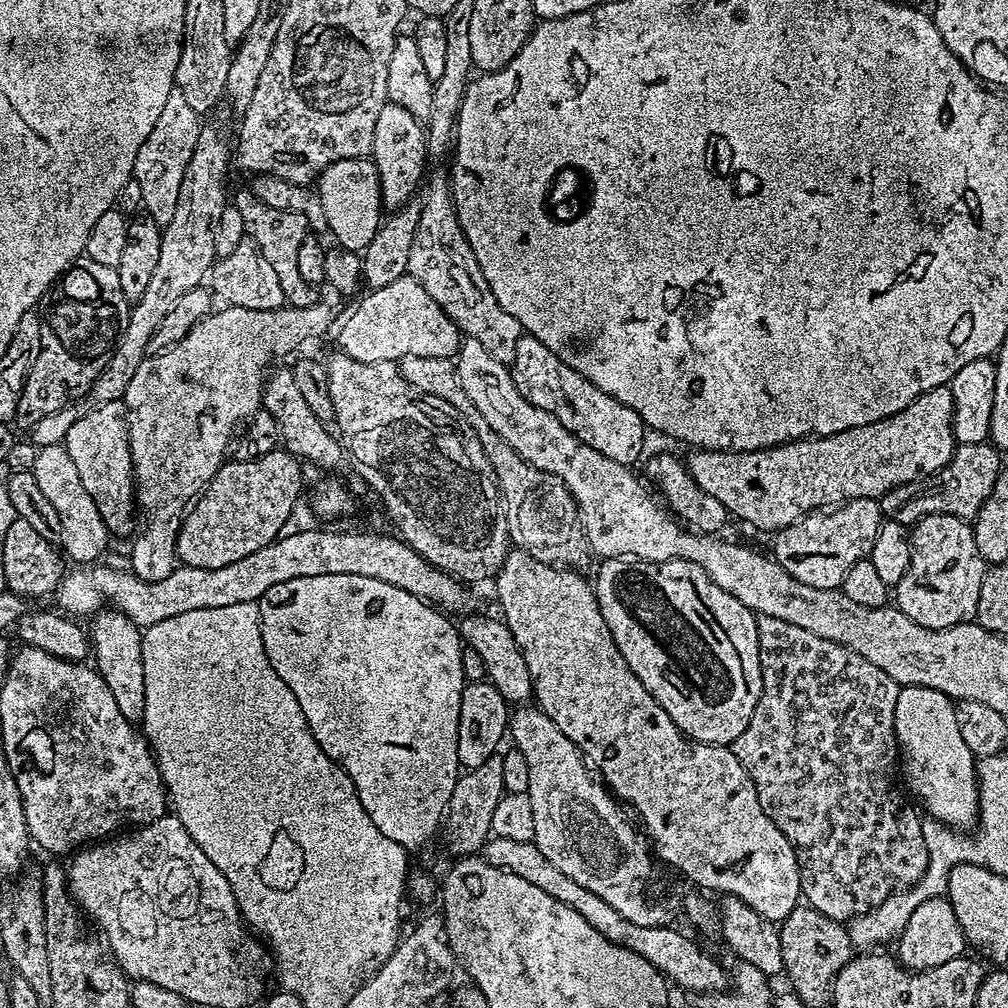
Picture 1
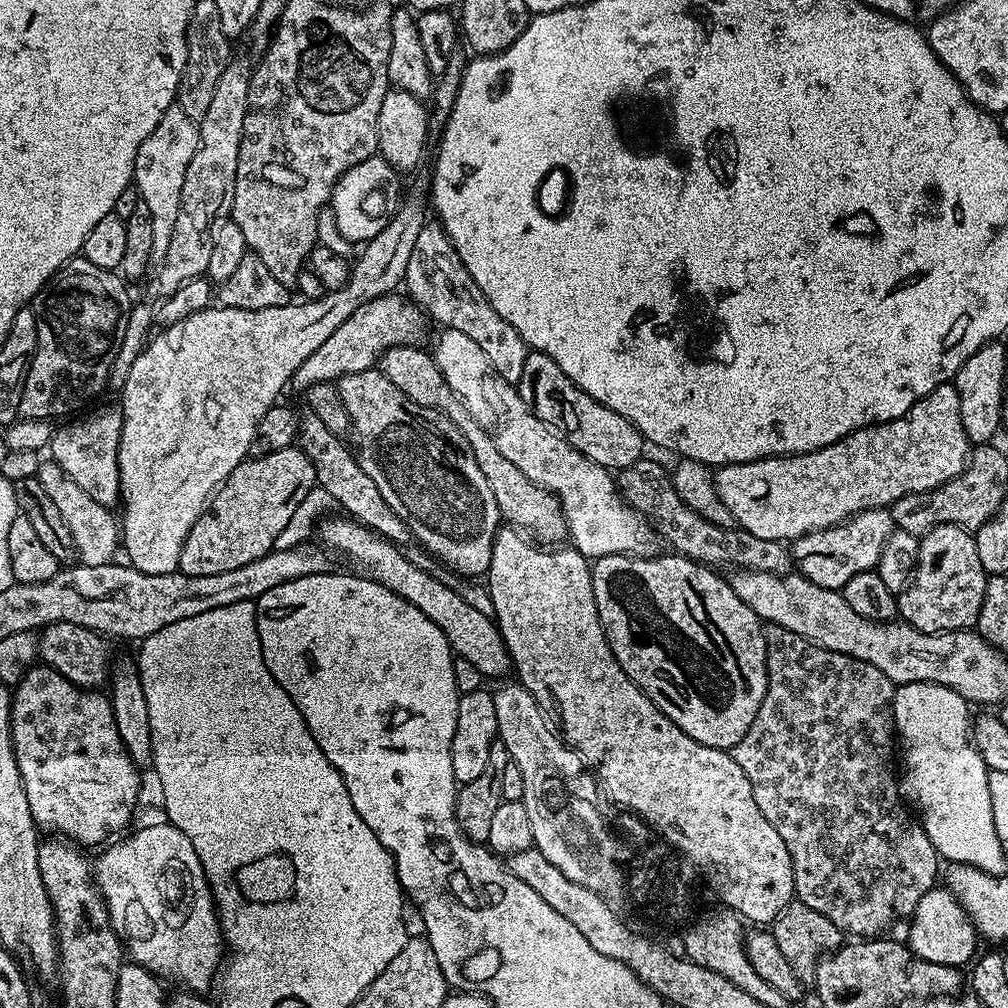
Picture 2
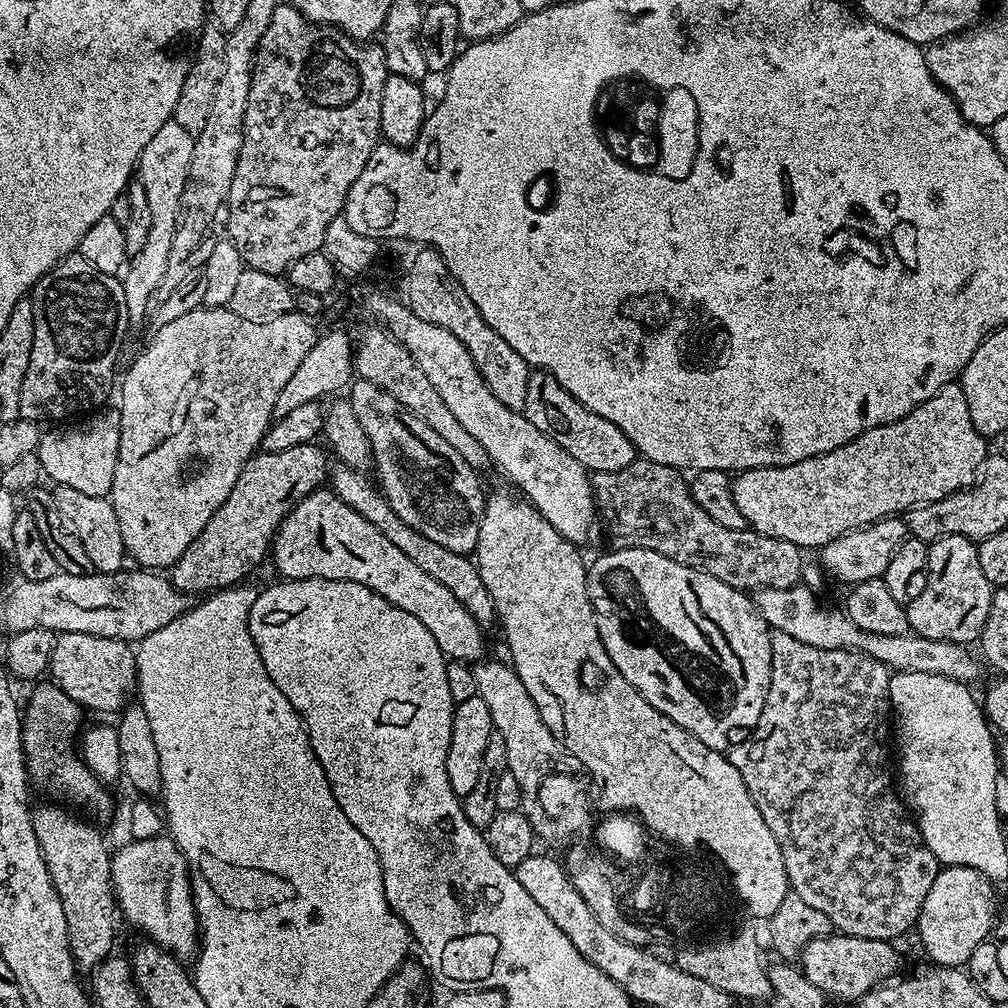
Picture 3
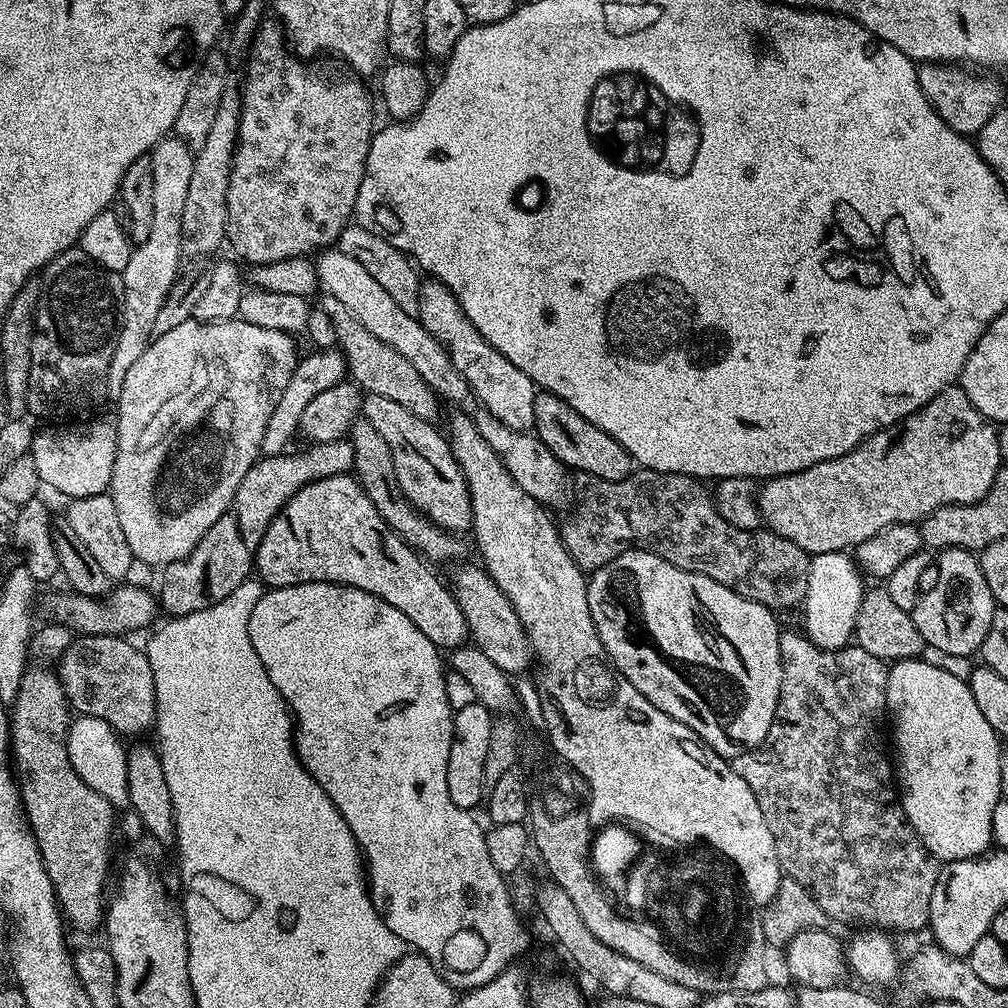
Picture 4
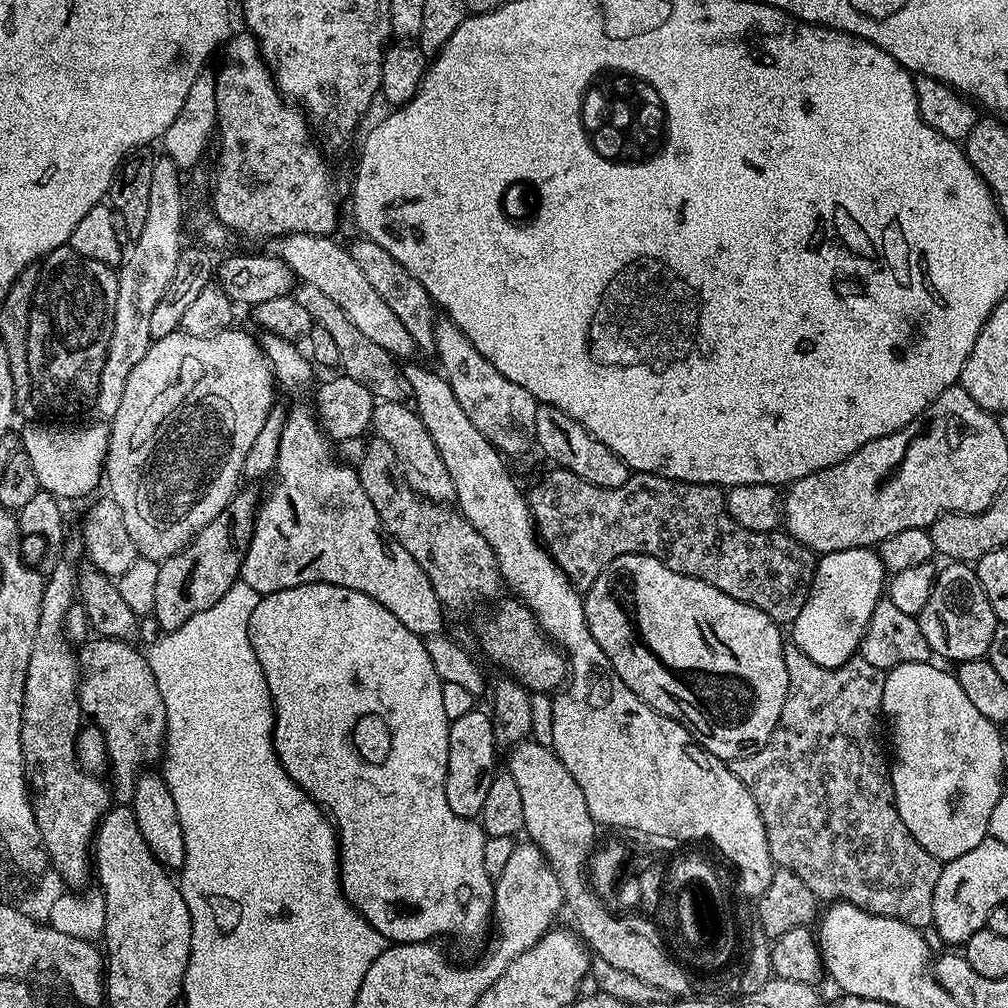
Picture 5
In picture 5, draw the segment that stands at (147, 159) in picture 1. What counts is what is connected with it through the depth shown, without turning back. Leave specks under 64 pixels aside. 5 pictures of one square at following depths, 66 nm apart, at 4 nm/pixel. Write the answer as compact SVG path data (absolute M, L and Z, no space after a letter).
M169 158L157 159L154 166L154 175L150 181L150 207L146 213L146 226L142 226L142 234L135 237L134 243L136 244L127 253L126 259L119 265L118 268L118 302L114 306L114 330L110 334L110 350L106 350L106 362L102 362L102 378L100 379L100 389L96 395L96 402L94 405L94 412L97 412L97 417L111 418L114 414L118 414L118 406L122 402L122 393L126 391L126 378L130 378L130 370L134 370L134 366L138 366L138 362L142 362L142 358L146 358L146 350L153 342L152 335L150 334L150 313L153 312L154 306L158 306L158 301L162 298L162 294L166 294L166 286L170 286L170 282L174 282L174 274L178 270L178 258L182 251L184 240L184 188L180 185L180 176L182 170Z

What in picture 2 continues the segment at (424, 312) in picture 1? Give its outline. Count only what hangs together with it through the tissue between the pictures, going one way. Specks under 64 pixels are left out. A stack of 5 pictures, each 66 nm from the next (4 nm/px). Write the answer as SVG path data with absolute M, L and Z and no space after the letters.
M379 296L374 298L374 302L366 302L366 306L358 306L358 310L354 310L354 314L350 314L350 318L346 318L346 322L342 322L342 326L338 326L338 330L334 330L334 334L330 334L330 338L326 338L310 358L306 358L306 362L302 362L302 366L298 366L290 381L291 387L307 390L312 384L339 382L346 374L358 374L373 367L388 348L403 344L423 345L429 321L419 304L401 296Z

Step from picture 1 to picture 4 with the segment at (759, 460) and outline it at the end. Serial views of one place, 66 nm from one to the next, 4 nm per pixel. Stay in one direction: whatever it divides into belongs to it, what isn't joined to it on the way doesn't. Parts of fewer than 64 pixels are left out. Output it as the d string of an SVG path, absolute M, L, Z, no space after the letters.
M953 386L942 389L929 404L906 419L867 436L854 450L801 472L763 481L758 488L760 519L767 531L790 538L812 556L847 553L866 542L866 538L874 538L878 530L895 524L916 524L947 504L978 502L990 490L1001 467L997 425L978 414L963 390Z

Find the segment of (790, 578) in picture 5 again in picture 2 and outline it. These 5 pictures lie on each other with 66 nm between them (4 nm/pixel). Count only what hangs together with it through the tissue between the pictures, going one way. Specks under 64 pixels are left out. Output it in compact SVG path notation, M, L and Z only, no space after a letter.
M642 458L638 462L634 462L628 468L619 469L618 475L615 477L616 487L622 493L625 500L632 507L638 509L648 519L652 525L657 537L661 541L664 540L669 544L673 553L681 556L687 556L689 560L695 560L697 564L705 566L720 566L716 564L732 564L736 563L741 569L749 568L755 572L769 572L770 574L778 574L779 576L789 575L793 571L792 553L781 541L763 540L762 538L754 538L754 534L741 531L740 544L731 535L731 531L714 526L710 522L706 522L706 518L702 518L700 514L694 510L690 510L690 506L686 506L686 502L682 502L682 498L678 498L678 490L674 490L672 478L669 469L663 468L656 460L648 460Z

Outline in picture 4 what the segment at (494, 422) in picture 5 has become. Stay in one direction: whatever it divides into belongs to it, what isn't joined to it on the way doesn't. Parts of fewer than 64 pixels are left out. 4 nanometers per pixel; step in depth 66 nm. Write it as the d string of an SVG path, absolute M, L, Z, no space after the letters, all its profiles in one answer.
M435 278L425 279L421 283L418 319L421 326L448 351L448 357L468 384L473 397L477 401L480 399L479 407L483 411L516 432L529 431L535 425L534 402L538 389L534 381L521 368L514 366L510 358L494 350L494 346L490 346L482 334L478 334L474 322L466 318L462 306L456 301L455 294Z

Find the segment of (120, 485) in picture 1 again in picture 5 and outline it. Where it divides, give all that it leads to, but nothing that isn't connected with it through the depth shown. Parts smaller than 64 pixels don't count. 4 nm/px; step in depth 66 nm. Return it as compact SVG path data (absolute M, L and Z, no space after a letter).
M60 422L64 424L28 424L24 428L24 440L22 436L22 450L27 458L30 458L30 464L33 467L34 475L37 479L39 487L43 491L48 492L52 496L59 498L61 501L76 500L79 496L88 496L95 490L99 484L102 484L102 477L106 472L106 461L108 459L108 433L110 431L109 425L104 422L96 422L100 424L72 424L76 422Z

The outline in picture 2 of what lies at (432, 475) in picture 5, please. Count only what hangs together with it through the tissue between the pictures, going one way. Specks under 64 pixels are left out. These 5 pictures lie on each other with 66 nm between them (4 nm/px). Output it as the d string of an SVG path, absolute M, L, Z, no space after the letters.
M375 367L358 374L346 374L339 380L338 387L342 406L346 408L346 414L350 414L354 436L356 432L356 460L362 470L370 474L390 510L406 522L415 543L420 543L430 555L437 556L446 567L464 576L483 577L490 566L494 538L502 527L502 517L494 490L490 490L490 482L486 482L486 474L482 474L478 462L474 462L474 454L466 447L458 429L439 428L428 417L431 415L422 414L411 400L405 400L402 390Z

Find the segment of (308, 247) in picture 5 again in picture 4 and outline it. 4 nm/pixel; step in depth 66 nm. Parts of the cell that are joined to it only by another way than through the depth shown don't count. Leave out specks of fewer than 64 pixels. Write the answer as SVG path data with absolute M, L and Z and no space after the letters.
M336 246L321 251L315 257L314 263L319 287L324 288L327 295L338 298L338 302L342 302L342 306L346 306L346 310L354 314L354 318L362 322L362 326L366 326L370 334L374 334L374 338L382 338L382 342L394 346L394 350L398 350L398 354L402 354L402 358L406 358L406 362L410 362L410 366L414 366L414 370L422 374L422 378L437 397L443 401L449 400L452 404L464 404L473 399L472 391L453 366L448 351L421 326L413 313L402 310L401 306L382 290L381 283L372 278L361 263L340 252Z

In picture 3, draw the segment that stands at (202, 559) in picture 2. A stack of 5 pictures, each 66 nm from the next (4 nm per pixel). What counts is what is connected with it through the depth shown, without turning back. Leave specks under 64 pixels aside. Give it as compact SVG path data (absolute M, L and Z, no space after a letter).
M315 443L290 446L281 452L257 451L242 466L230 498L206 522L202 534L186 546L186 554L170 569L172 584L180 592L212 594L239 585L269 555L272 539L292 508L325 483L329 457Z

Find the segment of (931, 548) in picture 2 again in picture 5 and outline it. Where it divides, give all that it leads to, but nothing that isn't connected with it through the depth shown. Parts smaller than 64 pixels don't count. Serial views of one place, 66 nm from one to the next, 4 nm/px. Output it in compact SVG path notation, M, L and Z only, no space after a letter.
M948 562L943 566L936 573L936 584L918 617L922 638L926 638L937 657L945 656L953 662L987 657L998 621L982 582L978 582L976 569L968 562Z

